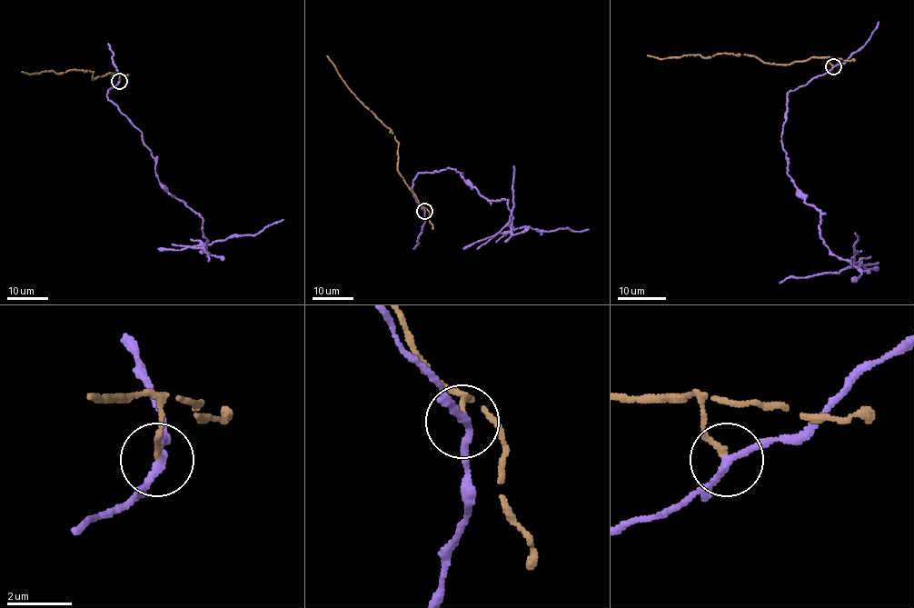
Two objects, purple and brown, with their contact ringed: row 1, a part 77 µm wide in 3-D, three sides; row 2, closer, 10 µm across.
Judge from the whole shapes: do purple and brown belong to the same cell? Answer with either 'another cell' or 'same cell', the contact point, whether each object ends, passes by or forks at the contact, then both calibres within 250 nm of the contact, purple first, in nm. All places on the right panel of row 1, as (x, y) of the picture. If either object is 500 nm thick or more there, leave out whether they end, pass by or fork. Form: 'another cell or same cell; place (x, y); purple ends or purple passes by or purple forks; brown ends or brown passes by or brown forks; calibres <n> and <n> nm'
another cell; place (833, 66); purple passes by; brown ends; calibres 200 and 160 nm

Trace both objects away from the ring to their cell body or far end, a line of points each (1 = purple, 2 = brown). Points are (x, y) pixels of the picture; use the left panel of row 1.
1: (118, 81), (107, 98), (141, 132), (160, 184), (203, 219), (204, 246), (257, 234), (283, 219)
2: (118, 81), (117, 73), (107, 73), (92, 79), (93, 72), (90, 71), (21, 72)

